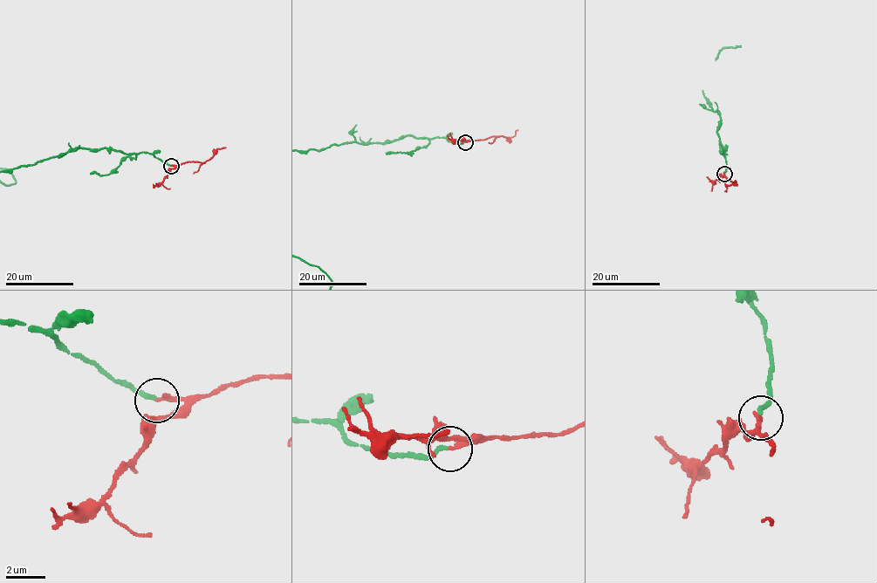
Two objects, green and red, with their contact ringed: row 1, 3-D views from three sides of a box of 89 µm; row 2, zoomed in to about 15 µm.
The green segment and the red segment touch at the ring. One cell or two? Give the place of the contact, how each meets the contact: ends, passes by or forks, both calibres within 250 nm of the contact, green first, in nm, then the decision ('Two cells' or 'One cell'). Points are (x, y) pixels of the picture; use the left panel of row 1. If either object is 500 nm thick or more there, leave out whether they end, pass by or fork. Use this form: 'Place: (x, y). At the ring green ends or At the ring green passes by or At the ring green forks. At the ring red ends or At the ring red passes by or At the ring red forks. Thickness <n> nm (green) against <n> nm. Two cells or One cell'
Place: (171, 166). At the ring green ends. At the ring red ends. Thickness 220 nm (green) against 200 nm. One cell

